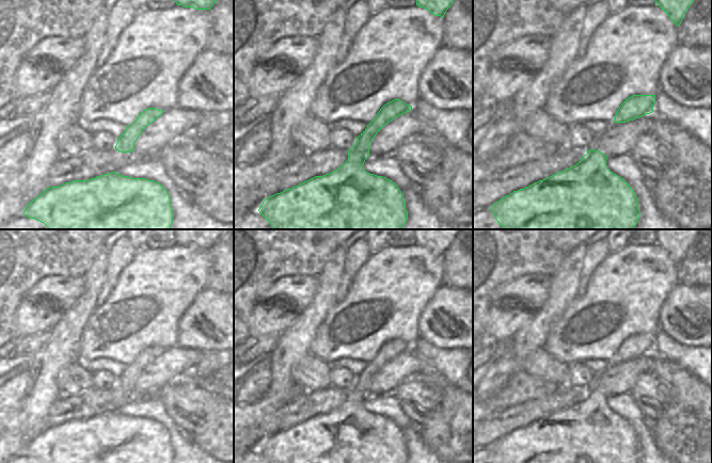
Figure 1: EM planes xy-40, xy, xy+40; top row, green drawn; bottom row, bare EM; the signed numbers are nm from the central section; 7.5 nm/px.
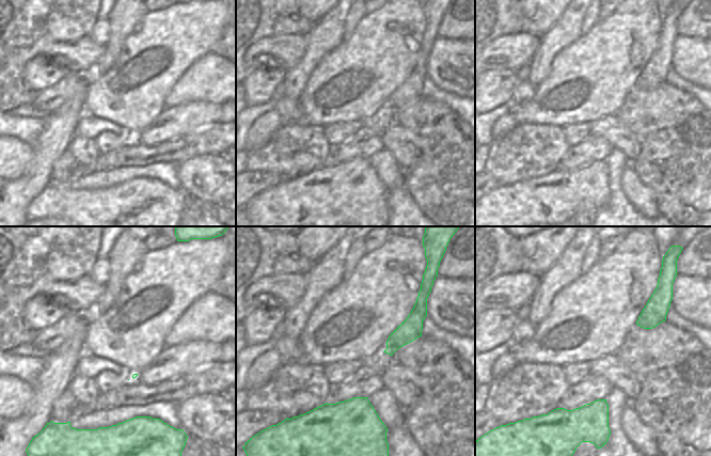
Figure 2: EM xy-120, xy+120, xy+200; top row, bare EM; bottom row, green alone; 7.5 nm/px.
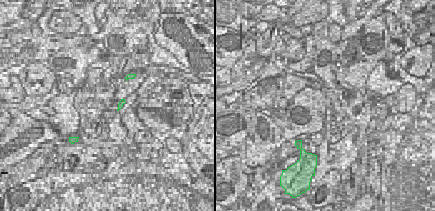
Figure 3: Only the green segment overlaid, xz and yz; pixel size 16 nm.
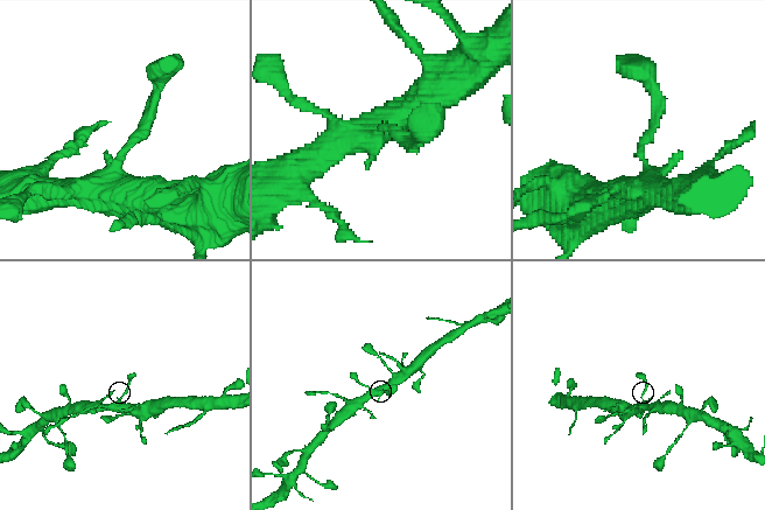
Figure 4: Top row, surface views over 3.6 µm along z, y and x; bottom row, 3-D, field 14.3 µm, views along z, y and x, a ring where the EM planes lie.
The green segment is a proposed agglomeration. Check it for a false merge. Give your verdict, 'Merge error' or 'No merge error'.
No merge error.

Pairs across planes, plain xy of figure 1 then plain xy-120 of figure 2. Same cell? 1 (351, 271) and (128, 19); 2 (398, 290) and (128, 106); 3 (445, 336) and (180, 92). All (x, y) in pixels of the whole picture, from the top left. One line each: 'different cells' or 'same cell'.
1: same cell
2: same cell
3: same cell

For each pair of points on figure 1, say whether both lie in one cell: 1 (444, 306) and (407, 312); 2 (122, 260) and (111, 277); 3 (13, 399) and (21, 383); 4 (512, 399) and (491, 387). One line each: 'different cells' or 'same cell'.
1: different cells
2: same cell
3: same cell
4: different cells

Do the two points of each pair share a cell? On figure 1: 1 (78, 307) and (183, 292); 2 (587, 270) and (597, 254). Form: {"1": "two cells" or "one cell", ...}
{"1": "two cells", "2": "one cell"}

